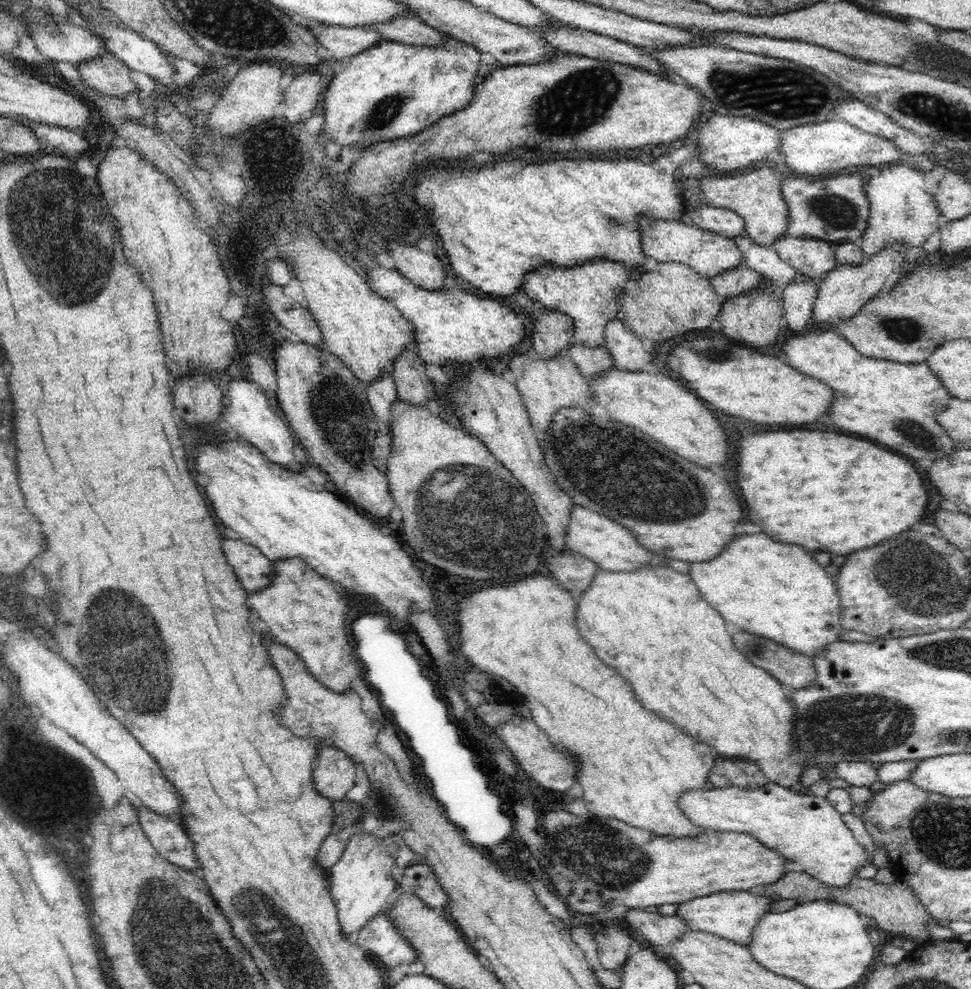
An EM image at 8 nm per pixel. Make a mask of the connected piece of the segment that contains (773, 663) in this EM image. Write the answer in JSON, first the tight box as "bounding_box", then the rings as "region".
{"bounding_box":[730,628,815,690],"region":[[[730,628],[730,633],[736,650],[742,652],[750,664],[763,668],[770,676],[773,676],[789,690],[810,686],[815,681],[812,657],[800,654],[798,651],[794,652],[788,647],[772,641],[770,638],[750,631]]]}

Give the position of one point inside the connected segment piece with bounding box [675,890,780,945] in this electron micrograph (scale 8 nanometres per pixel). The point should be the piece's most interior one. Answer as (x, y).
(732, 915)

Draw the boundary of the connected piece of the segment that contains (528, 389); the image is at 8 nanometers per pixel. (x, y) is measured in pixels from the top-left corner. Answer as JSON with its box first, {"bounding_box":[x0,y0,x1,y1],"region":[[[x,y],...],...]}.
{"bounding_box":[507,352,594,434],"region":[[[566,352],[558,353],[552,358],[539,358],[536,360],[529,358],[526,353],[517,354],[510,358],[507,368],[514,372],[514,376],[516,376],[515,385],[519,390],[522,403],[524,404],[524,407],[526,407],[526,411],[529,413],[531,425],[539,434],[546,432],[550,428],[551,418],[559,409],[585,409],[590,413],[588,408],[594,405],[594,399],[589,395],[590,385],[588,384],[587,378],[582,376],[582,373],[577,369],[577,365],[572,362],[572,359],[568,357]]]}

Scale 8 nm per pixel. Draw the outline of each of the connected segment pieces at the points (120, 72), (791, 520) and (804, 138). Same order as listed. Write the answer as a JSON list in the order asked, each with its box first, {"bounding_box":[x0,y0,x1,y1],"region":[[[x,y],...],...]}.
[{"bounding_box":[77,55,138,100],"region":[[[102,55],[93,59],[77,66],[82,80],[88,86],[98,89],[106,96],[122,100],[131,92],[138,94],[138,85],[128,77],[130,68],[117,60],[114,55]]]},{"bounding_box":[734,430,930,556],"region":[[[778,430],[740,438],[734,470],[746,514],[764,534],[840,556],[908,530],[924,518],[930,502],[924,480],[908,460],[836,432]]]},{"bounding_box":[778,117,902,176],"region":[[[831,117],[821,123],[793,126],[781,131],[778,150],[785,154],[783,170],[792,170],[797,176],[831,176],[840,174],[848,166],[878,166],[898,160],[902,151],[890,139],[875,135]]]}]

